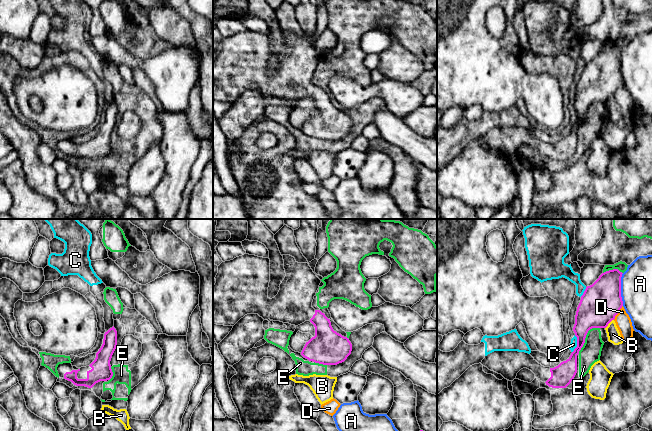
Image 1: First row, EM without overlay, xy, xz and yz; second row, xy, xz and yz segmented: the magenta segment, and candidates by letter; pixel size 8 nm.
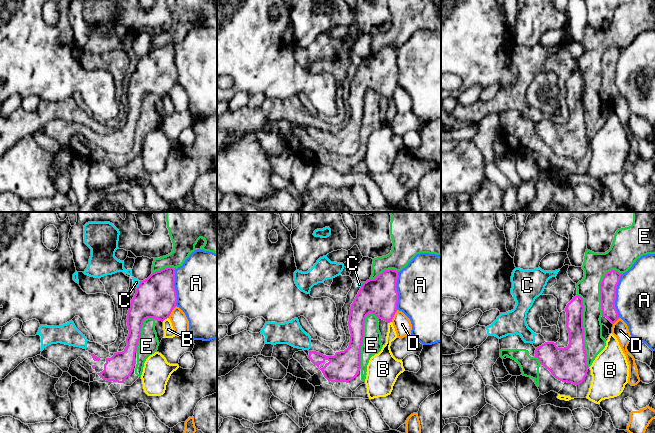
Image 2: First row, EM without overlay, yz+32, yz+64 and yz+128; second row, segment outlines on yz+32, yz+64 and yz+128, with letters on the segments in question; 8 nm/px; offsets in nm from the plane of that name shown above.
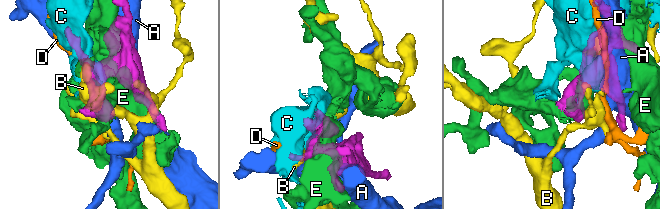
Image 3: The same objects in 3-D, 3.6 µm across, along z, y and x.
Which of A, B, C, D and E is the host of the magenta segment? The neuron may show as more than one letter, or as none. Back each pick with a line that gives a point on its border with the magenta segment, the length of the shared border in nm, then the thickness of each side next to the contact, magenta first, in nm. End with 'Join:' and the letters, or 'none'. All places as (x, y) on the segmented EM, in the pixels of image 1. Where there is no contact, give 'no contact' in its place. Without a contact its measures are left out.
Join: none

